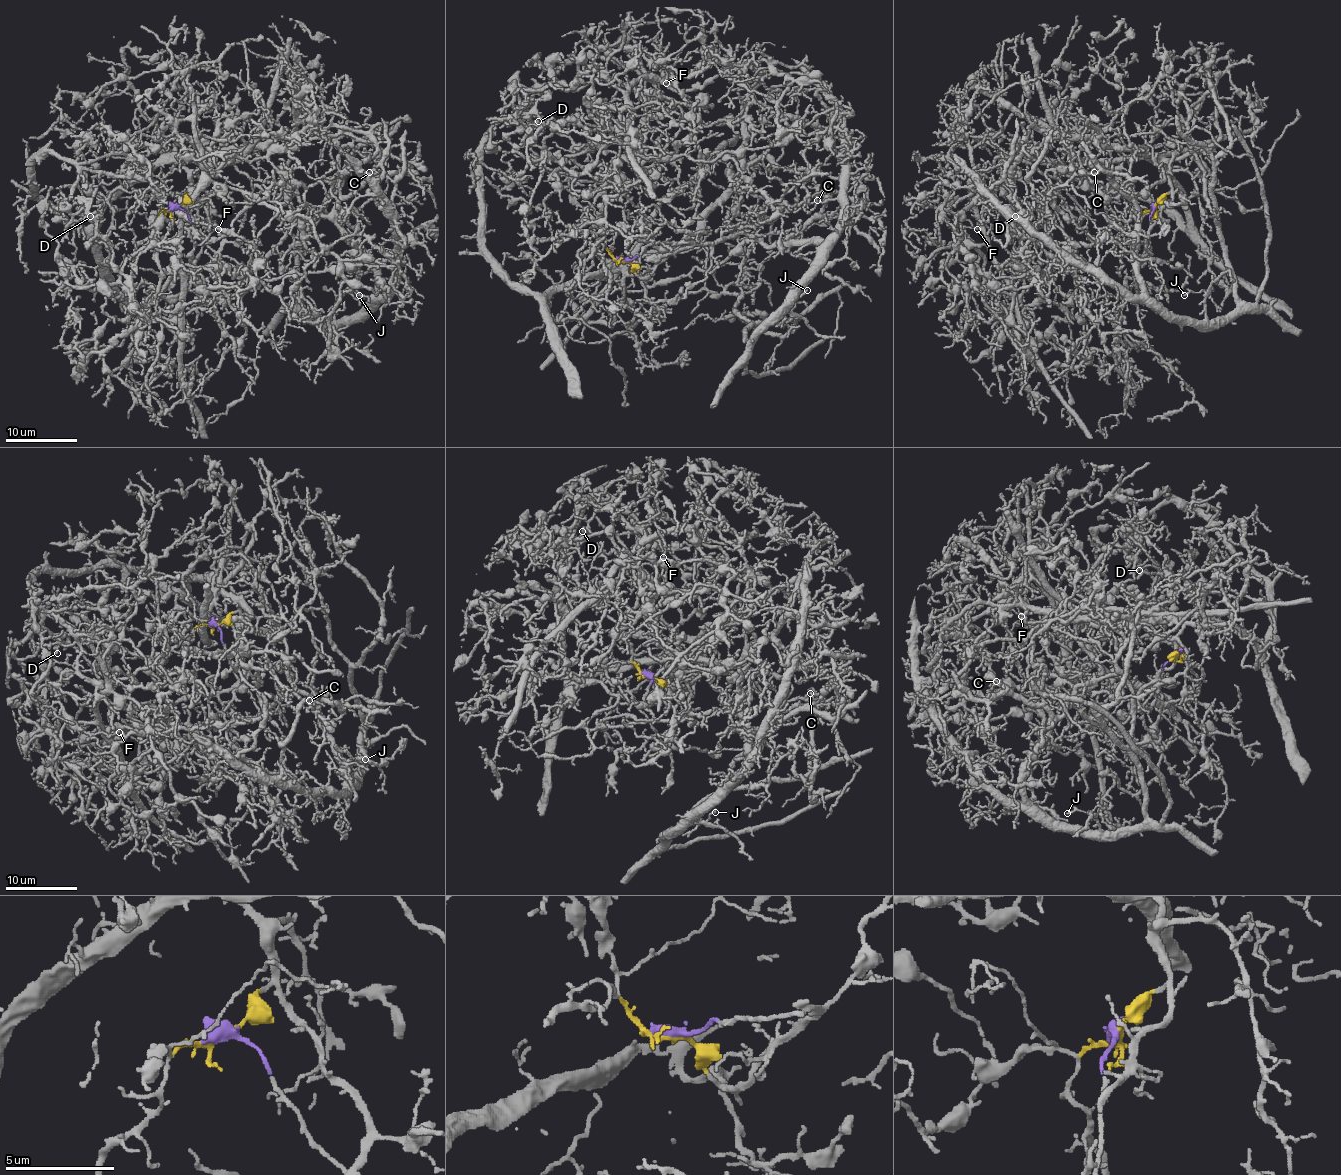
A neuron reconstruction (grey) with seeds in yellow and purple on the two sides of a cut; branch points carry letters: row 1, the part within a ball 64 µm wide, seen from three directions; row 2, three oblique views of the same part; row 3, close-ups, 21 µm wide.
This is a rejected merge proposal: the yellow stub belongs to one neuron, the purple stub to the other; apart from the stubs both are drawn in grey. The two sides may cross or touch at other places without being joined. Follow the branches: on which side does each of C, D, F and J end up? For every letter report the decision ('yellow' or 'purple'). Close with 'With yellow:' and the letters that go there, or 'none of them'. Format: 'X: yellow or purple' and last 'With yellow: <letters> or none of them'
C: purple
D: yellow
F: yellow
J: purple
With yellow: D, F

